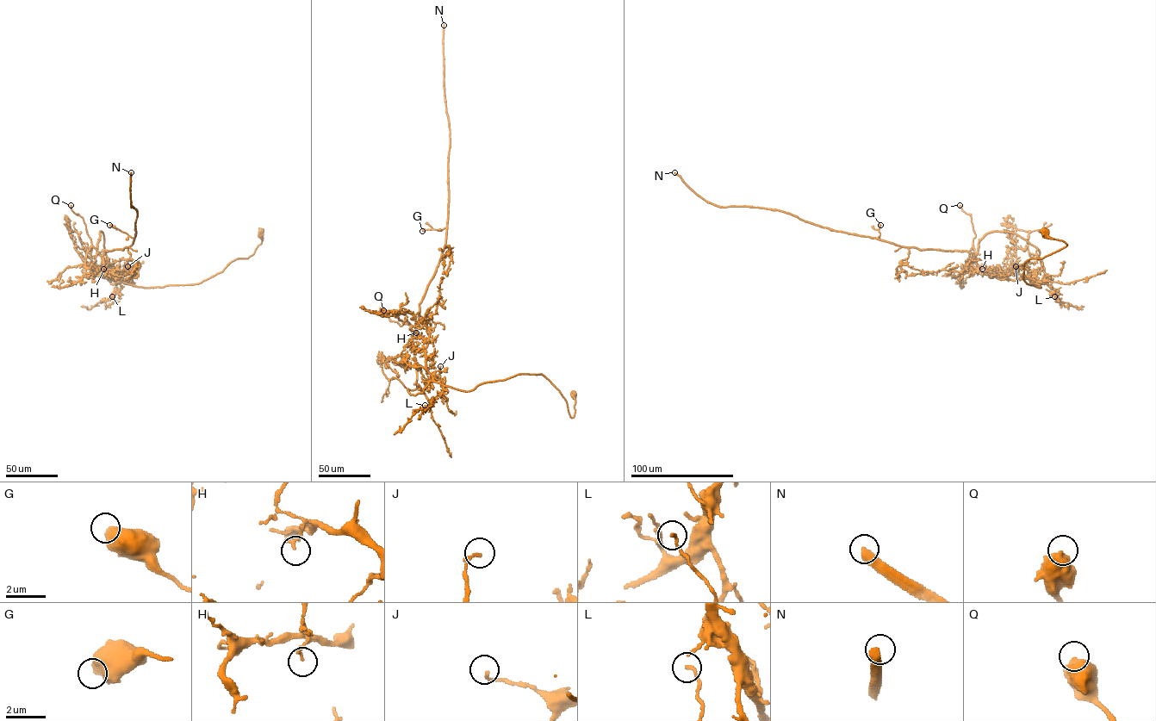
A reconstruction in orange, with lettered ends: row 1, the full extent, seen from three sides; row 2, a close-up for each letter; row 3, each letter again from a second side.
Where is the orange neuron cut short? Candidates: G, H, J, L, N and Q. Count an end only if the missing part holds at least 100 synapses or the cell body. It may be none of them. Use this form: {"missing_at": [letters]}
{"missing_at": ["N"]}

